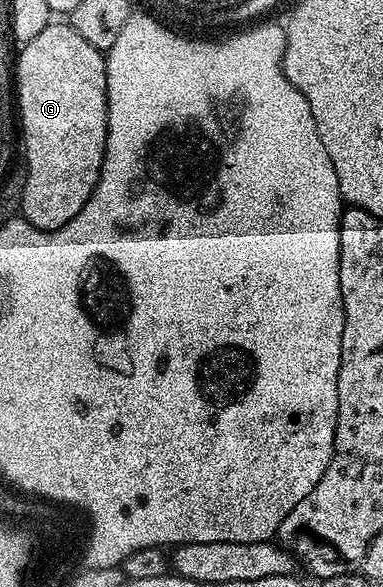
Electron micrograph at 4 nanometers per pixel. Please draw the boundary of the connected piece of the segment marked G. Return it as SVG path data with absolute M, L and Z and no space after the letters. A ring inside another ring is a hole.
M52 22L47 28L40 30L40 34L36 34L36 38L25 41L21 48L22 53L19 51L16 56L16 97L18 96L18 112L22 115L22 144L26 147L24 163L27 168L27 180L26 185L23 186L20 212L26 223L31 224L33 228L40 229L44 234L48 234L57 228L65 228L68 222L72 222L72 218L76 218L76 214L80 214L80 210L88 202L88 198L100 178L106 149L106 127L108 126L106 58L96 46L92 46L92 42L84 42L84 38L80 38L80 34L76 34L76 30L66 22L62 22L62 24Z

